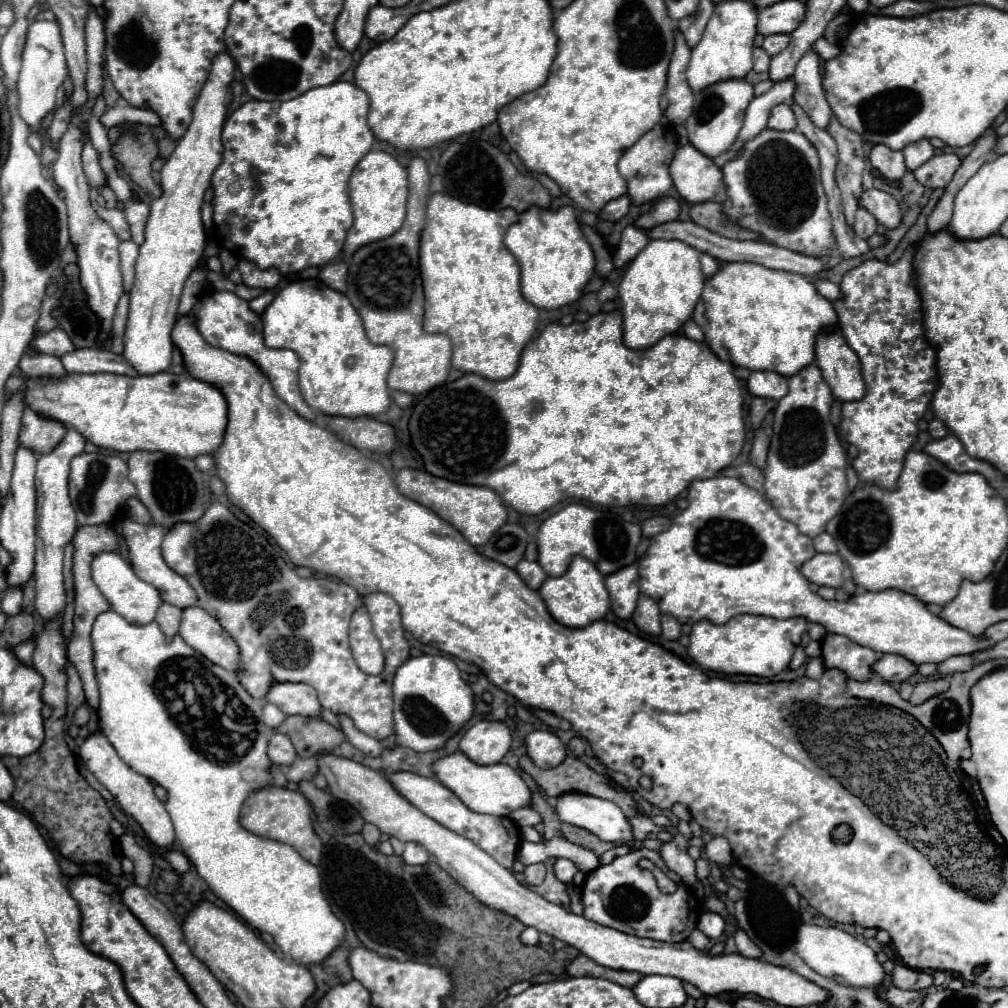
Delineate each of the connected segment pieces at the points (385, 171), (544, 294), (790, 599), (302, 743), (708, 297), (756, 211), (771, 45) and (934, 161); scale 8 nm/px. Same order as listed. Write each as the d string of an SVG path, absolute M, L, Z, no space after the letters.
M370 151L354 169L350 177L350 203L354 211L354 225L348 231L344 251L352 255L362 245L372 241L380 241L396 233L406 215L406 199L408 199L408 179L406 169L386 151Z
M570 205L558 207L556 211L530 207L526 213L522 213L518 217L518 221L514 225L510 225L510 229L506 231L506 237L504 237L504 245L508 247L508 251L520 263L520 269L522 269L522 295L532 305L536 305L540 309L558 309L562 305L578 301L582 297L584 285L594 275L594 253L592 253L590 243L586 241L582 229L580 229L574 207L570 207Z
M734 477L702 479L690 485L688 507L672 519L670 529L650 539L648 551L638 559L640 591L658 601L660 611L674 615L680 623L694 625L700 619L708 619L716 625L722 625L740 613L766 615L776 619L806 617L808 621L822 623L832 633L846 635L858 645L870 647L878 653L898 653L916 665L942 663L948 657L972 655L994 645L994 641L988 637L972 637L968 631L948 625L942 617L930 613L918 597L912 597L904 591L866 591L862 595L850 597L848 601L826 601L818 597L810 591L810 583L796 569L814 553L816 551L812 539L800 533L790 521L784 521L756 489L742 485Z
M292 715L274 731L288 735L300 757L310 757L322 751L332 751L344 741L342 729L332 727L320 717Z
M752 261L726 263L706 279L700 305L704 307L702 315L694 321L720 359L750 371L774 371L784 377L810 365L818 331L838 323L832 303L818 295L804 275L768 269Z
M764 129L746 141L740 153L722 167L728 201L724 211L732 221L758 231L766 241L812 257L826 257L834 245L832 221L820 183L820 159L800 131Z
M780 33L780 35L768 35L768 37L764 39L762 47L764 47L764 51L766 51L768 55L776 55L776 53L780 53L782 49L786 49L788 41L790 41L790 35L784 35L784 33Z
M940 153L940 155L934 155L930 161L926 161L924 165L920 165L918 171L914 171L914 177L922 185L932 189L946 187L952 181L954 173L958 171L960 163L962 161L956 153Z

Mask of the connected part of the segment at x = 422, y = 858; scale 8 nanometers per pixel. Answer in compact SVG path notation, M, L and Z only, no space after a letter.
M406 843L406 849L402 853L402 859L408 865L424 865L428 861L428 857L430 857L430 853L422 845L416 845L416 843Z

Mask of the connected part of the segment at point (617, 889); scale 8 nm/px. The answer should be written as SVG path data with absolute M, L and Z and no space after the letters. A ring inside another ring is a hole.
M636 849L624 857L616 857L610 865L600 865L594 871L590 871L582 889L582 903L586 919L596 921L604 927L612 927L636 937L648 937L656 941L686 941L688 935L696 929L700 915L700 899L692 893L688 885L680 881L680 877L674 871L670 871L664 865L660 855L650 849ZM642 857L650 859L658 869L662 869L678 885L678 889L670 895L662 893L656 885L656 877L652 875L652 871L638 867L638 859ZM692 897L694 897L694 909L692 909ZM692 915L694 925L690 925Z

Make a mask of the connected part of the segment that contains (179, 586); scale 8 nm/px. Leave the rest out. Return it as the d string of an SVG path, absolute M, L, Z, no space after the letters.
M120 519L116 523L116 529L118 533L126 539L126 545L128 545L128 553L130 553L130 563L136 571L136 575L154 585L162 599L170 605L176 605L180 609L188 609L188 605L198 605L198 597L196 597L196 591L192 589L192 585L188 585L188 581L184 577L180 577L178 573L174 573L162 559L162 553L160 553L160 543L162 543L162 537L164 537L164 529L160 529L160 525L140 525L140 523L134 523L132 519Z

